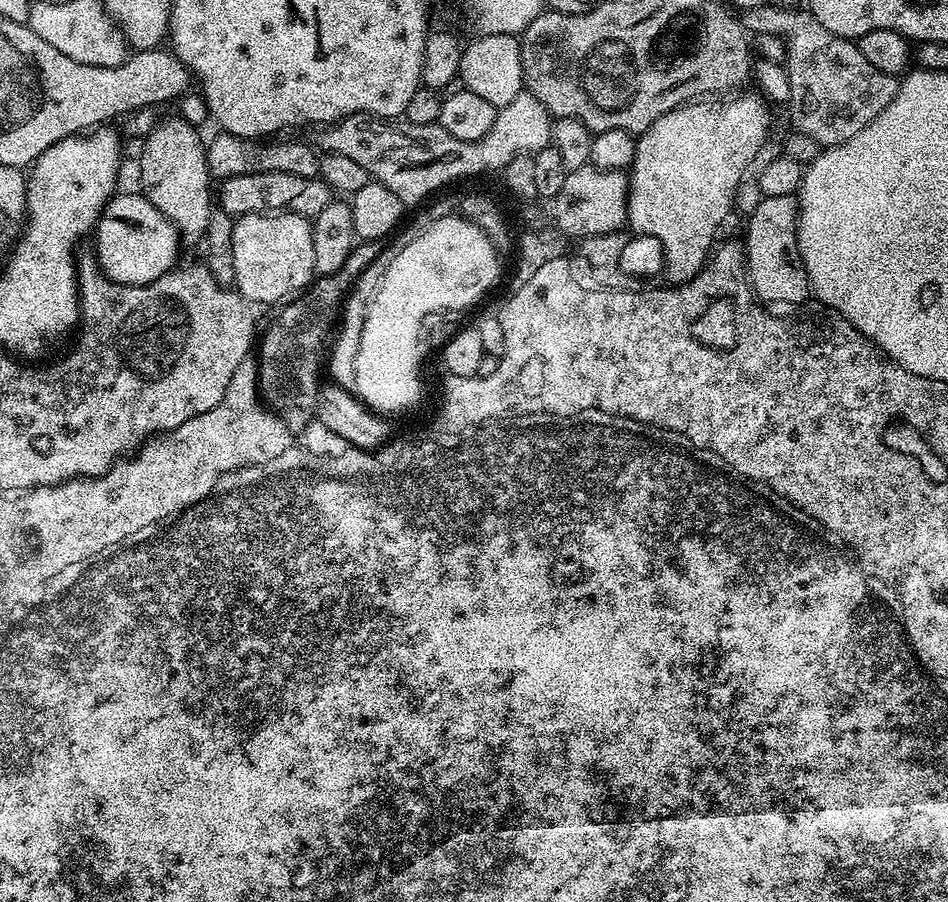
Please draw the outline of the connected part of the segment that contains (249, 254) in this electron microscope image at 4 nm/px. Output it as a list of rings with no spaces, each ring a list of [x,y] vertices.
[[[294,212],[246,213],[235,217],[234,274],[235,291],[253,305],[287,301],[304,291],[314,279],[314,234],[312,220]]]

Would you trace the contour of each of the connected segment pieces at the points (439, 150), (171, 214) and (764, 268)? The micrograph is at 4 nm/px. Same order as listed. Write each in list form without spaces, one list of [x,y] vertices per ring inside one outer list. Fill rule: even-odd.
[[[527,90],[518,94],[510,106],[499,109],[494,118],[494,126],[477,140],[459,140],[454,138],[445,128],[440,127],[439,123],[432,124],[412,124],[405,123],[405,128],[391,128],[387,119],[379,116],[370,116],[366,112],[359,112],[353,116],[347,116],[336,121],[335,124],[325,124],[317,127],[316,132],[310,137],[311,143],[315,145],[321,153],[333,152],[334,154],[343,154],[346,158],[358,162],[362,170],[366,170],[369,177],[375,183],[386,186],[398,194],[398,198],[406,206],[412,204],[423,205],[431,192],[436,192],[439,188],[444,188],[447,184],[452,184],[455,180],[460,180],[463,176],[480,176],[483,172],[499,173],[505,168],[515,156],[525,154],[535,154],[549,147],[552,142],[553,116],[534,98],[534,94]]]
[[[172,114],[169,120],[153,127],[148,135],[143,137],[144,149],[140,152],[140,184],[142,195],[169,220],[176,231],[180,233],[183,243],[199,245],[207,232],[207,223],[214,207],[214,192],[211,192],[213,177],[208,171],[208,154],[205,141],[200,141],[197,125],[187,124],[179,115]]]
[[[764,196],[748,216],[748,229],[742,239],[744,265],[748,268],[748,283],[756,299],[765,305],[800,304],[804,299],[809,299],[808,275],[796,237],[797,215],[796,196]]]

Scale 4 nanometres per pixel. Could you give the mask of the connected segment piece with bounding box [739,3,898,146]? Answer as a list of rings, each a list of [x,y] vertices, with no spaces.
[[[761,3],[759,6],[745,11],[739,17],[740,25],[749,34],[774,34],[784,39],[784,51],[786,53],[786,67],[790,82],[790,96],[788,104],[792,108],[792,124],[801,136],[814,138],[822,146],[841,144],[854,134],[861,132],[894,98],[898,87],[897,77],[878,70],[878,66],[870,66],[866,54],[862,54],[859,43],[855,39],[830,34],[818,18],[807,10],[791,12],[788,8],[771,8],[770,5]]]

